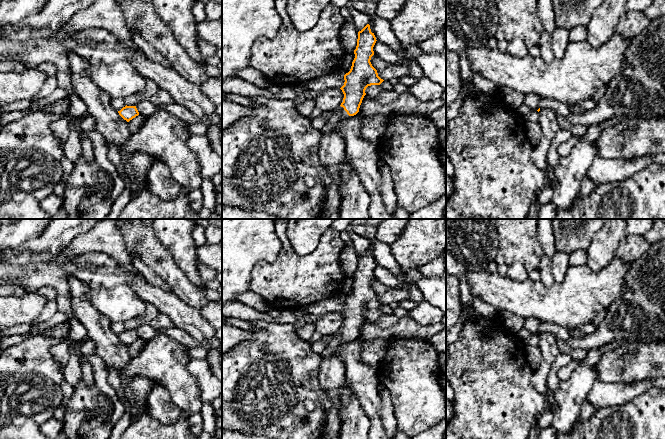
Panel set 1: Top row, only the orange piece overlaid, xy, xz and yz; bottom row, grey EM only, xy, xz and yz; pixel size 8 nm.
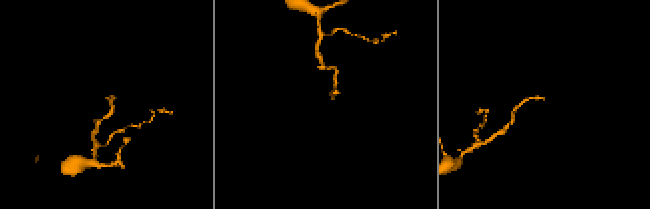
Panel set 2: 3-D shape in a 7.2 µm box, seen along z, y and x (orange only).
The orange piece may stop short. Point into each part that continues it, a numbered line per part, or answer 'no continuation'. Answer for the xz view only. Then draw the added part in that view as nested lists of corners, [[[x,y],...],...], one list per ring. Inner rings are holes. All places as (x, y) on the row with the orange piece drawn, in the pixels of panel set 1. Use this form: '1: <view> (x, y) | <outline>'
1: xz (332, 152) | [[[343,107],[341,117],[336,127],[328,134],[322,136],[319,143],[319,161],[320,164],[327,170],[331,177],[330,184],[326,187],[326,201],[323,205],[323,210],[318,219],[340,219],[340,208],[342,196],[340,187],[342,184],[342,176],[340,166],[346,159],[346,143],[340,130],[342,120],[349,117]]]

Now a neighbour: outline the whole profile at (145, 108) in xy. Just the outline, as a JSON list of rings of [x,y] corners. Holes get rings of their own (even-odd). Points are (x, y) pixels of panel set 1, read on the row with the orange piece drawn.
[[[149,99],[141,101],[136,106],[140,115],[144,116],[145,118],[149,117],[153,113],[157,111],[157,105],[153,104]]]

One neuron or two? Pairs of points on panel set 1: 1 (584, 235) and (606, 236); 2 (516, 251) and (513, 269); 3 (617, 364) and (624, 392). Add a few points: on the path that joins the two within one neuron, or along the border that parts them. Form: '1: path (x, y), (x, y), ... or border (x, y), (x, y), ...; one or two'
1: border (600, 229), (586, 251); two
2: border (508, 265), (520, 262), (528, 273); two
3: border (598, 379), (604, 382), (627, 383), (644, 380); two

